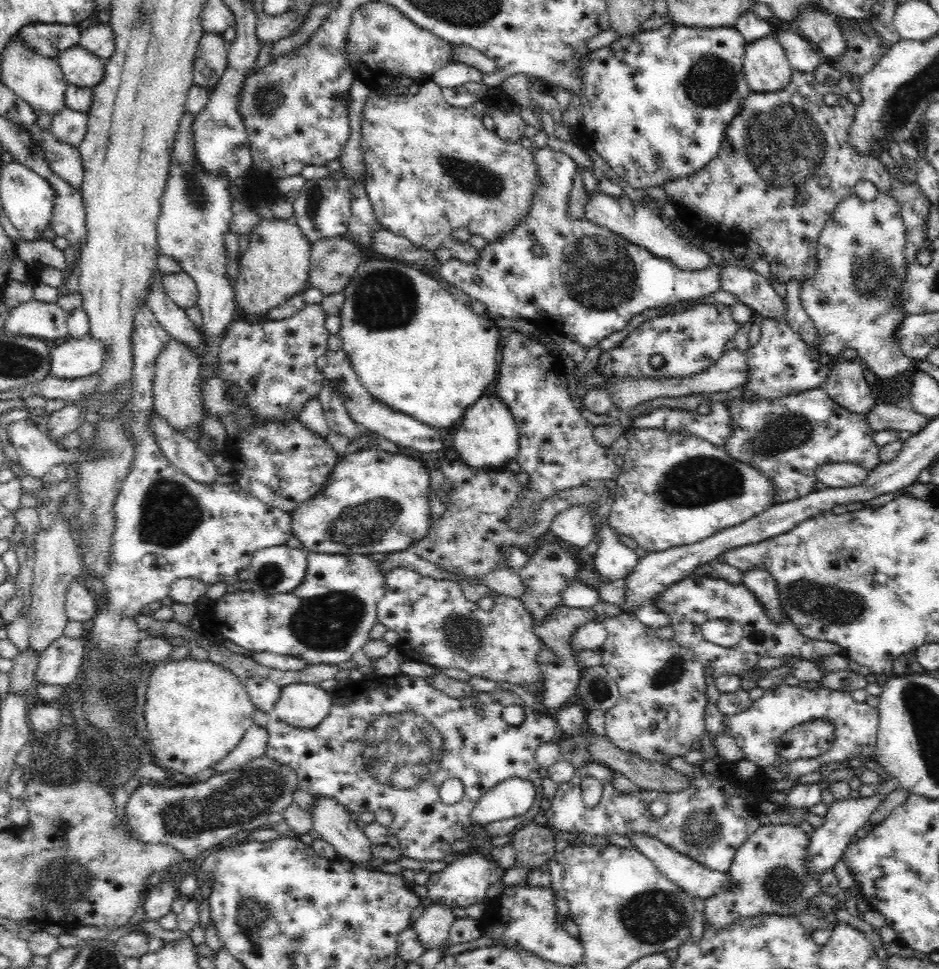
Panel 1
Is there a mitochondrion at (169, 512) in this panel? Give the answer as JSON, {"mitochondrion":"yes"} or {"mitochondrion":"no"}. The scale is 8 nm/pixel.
{"mitochondrion":"yes"}

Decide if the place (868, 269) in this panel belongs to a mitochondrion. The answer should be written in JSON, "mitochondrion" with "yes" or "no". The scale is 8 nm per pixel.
{"mitochondrion":"yes"}

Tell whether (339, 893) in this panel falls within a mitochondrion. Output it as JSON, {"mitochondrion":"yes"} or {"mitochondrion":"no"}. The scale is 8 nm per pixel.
{"mitochondrion":"no"}

